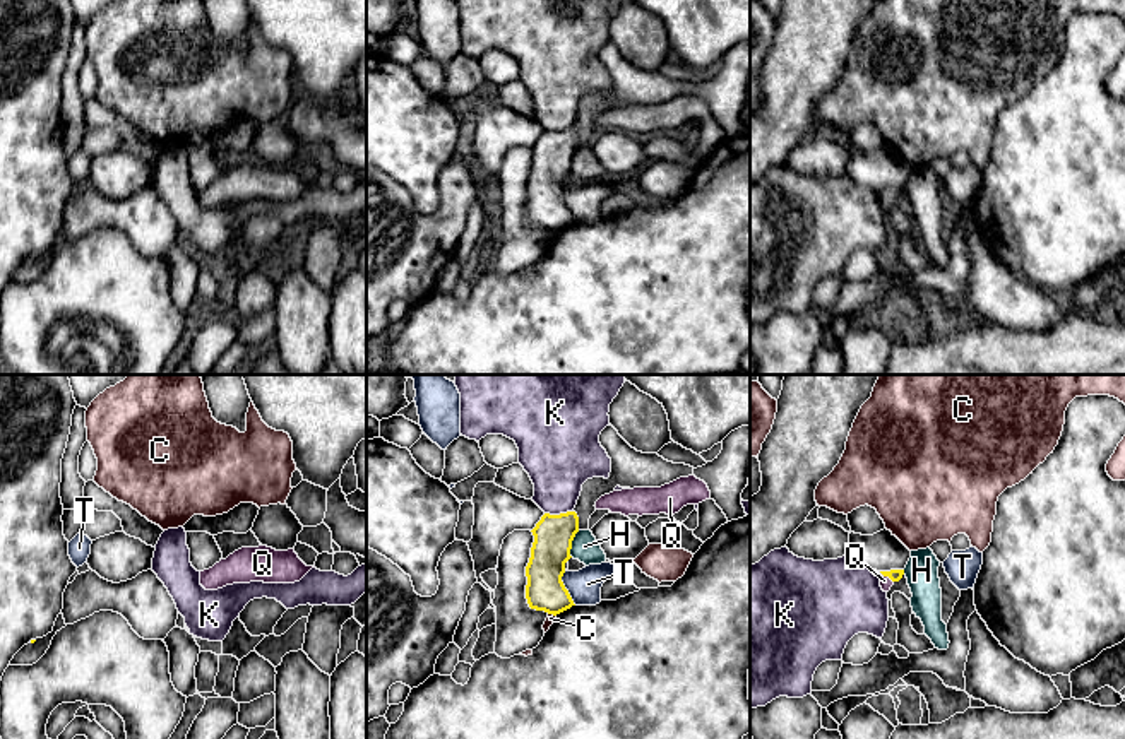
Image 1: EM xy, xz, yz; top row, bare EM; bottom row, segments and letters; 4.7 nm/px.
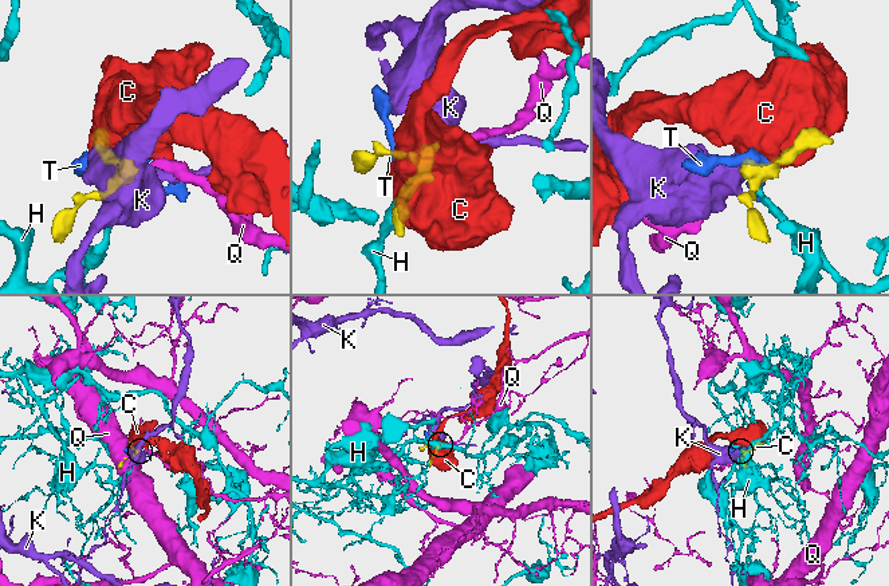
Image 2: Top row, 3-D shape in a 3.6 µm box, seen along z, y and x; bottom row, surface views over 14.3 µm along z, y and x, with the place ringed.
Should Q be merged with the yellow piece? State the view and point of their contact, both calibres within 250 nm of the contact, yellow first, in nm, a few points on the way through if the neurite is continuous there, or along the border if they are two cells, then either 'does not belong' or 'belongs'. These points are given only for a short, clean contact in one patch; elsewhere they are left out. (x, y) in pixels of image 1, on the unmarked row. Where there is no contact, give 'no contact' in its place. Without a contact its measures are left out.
contact yz (887, 192); calibres 60 and 60 nm; way yz (894, 192), (887, 192), (886, 199); belongs

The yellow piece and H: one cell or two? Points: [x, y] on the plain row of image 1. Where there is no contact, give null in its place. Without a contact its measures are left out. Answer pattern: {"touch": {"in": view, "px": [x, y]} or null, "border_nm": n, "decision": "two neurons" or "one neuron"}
{"touch": {"in": "xz", "px": [571, 161]}, "border_nm": 130, "decision": "two neurons"}

